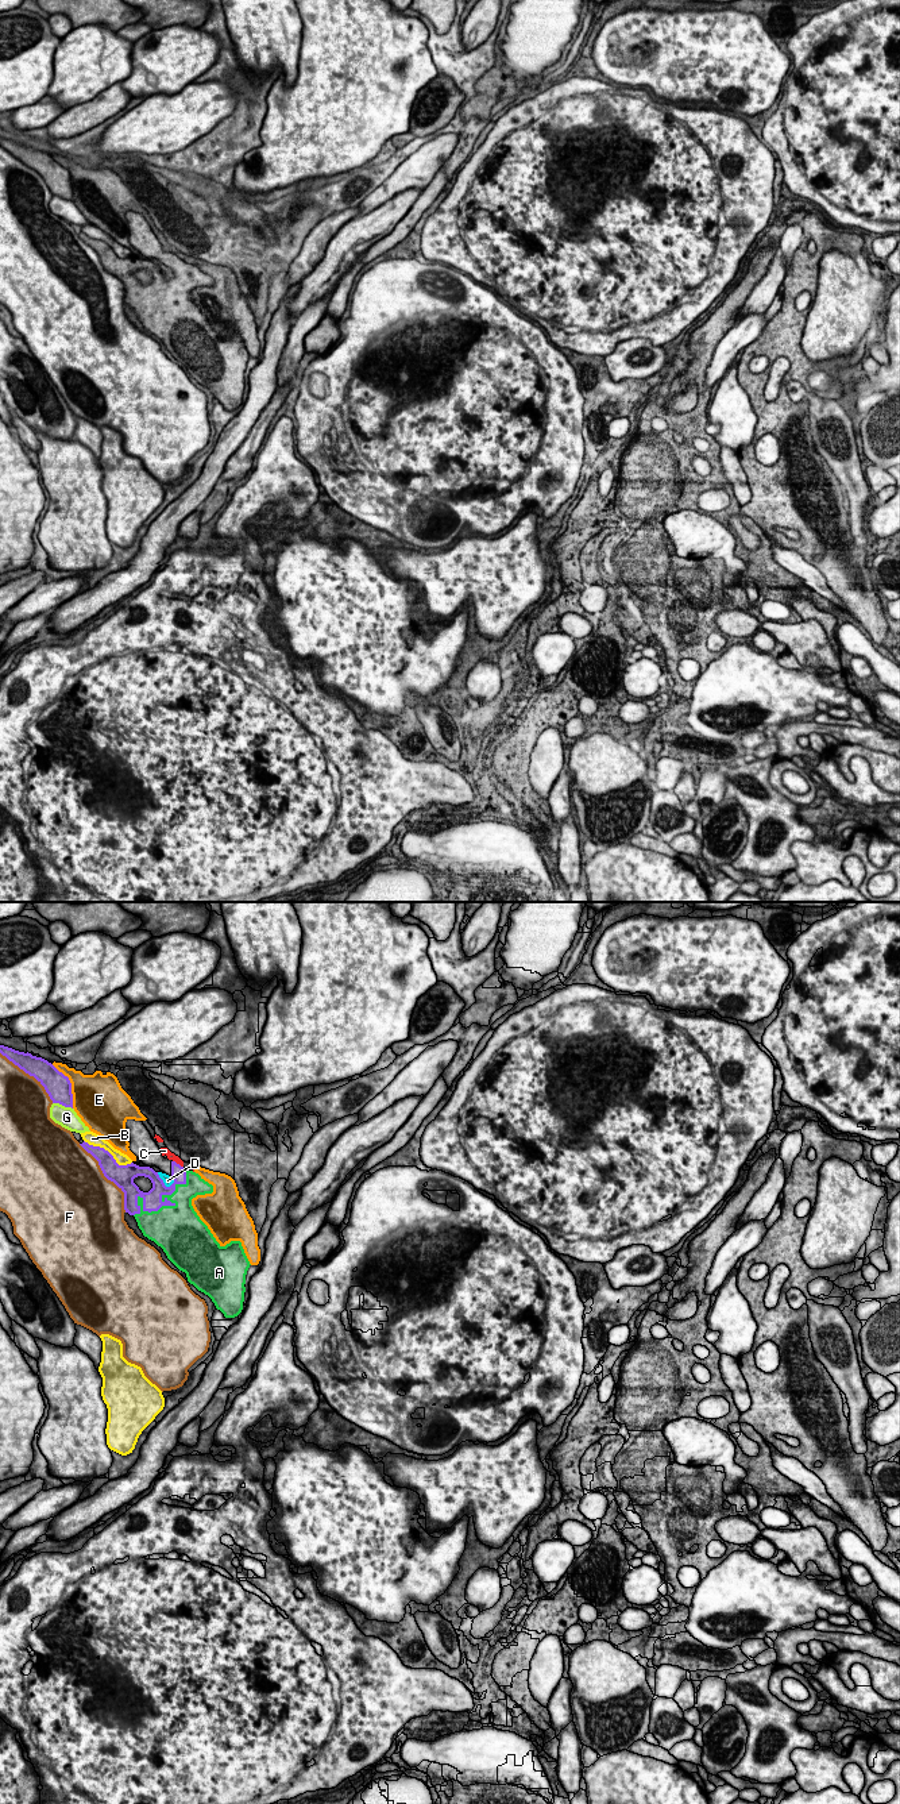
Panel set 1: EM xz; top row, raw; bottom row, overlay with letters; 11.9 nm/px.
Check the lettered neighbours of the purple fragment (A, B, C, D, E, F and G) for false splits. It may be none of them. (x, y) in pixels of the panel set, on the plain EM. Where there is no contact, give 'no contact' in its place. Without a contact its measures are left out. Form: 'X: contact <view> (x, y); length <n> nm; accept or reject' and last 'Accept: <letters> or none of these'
A: contact xz (172, 296); length 850 nm; accept
B: contact xz (108, 245); length 650 nm; reject
C: contact xz (178, 257); length 150 nm; reject
D: contact xz (163, 276); length 260 nm; reject
E: contact xz (70, 177); length 600 nm; reject
F: contact xz (107, 270); length 1000 nm; reject
G: contact xz (62, 197); length 260 nm; reject
Accept: A

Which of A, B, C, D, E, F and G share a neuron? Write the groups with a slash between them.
A / B / C D E / F / G

